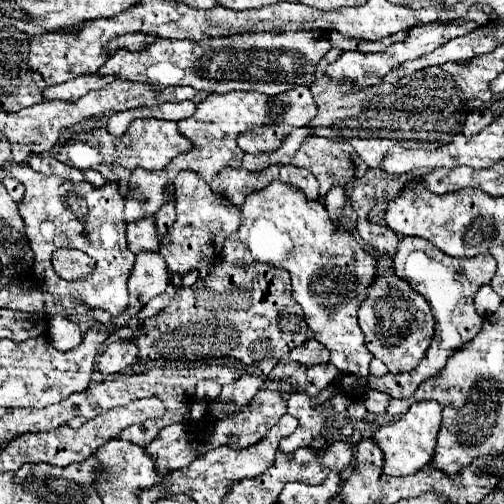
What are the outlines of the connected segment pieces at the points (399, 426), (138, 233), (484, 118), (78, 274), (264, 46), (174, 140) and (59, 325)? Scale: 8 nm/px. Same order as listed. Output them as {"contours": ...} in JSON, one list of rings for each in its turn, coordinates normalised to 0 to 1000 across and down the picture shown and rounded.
{"contours":[[[[841,794],[841,798],[821,802],[794,833],[758,845],[746,857],[742,873],[750,877],[750,885],[762,897],[766,940],[810,944],[810,940],[821,940],[825,933],[841,929],[845,921],[853,921],[857,901],[861,901],[861,885],[865,885],[865,861],[873,853],[873,837],[877,837],[877,806],[869,798]]],[[[286,429],[262,444],[254,444],[254,492],[274,504],[274,500],[313,500],[317,476],[310,464],[310,437],[306,429]]],[[[976,214],[956,218],[956,222],[937,222],[937,226],[929,226],[925,246],[921,246],[921,266],[925,266],[925,270],[948,266],[960,250],[968,250],[968,242],[976,242],[976,234],[984,234],[984,226],[976,222]]],[[[119,492],[103,504],[103,524],[107,524],[115,548],[127,556],[163,556],[187,532],[187,516],[179,508],[171,508],[167,500],[127,496],[127,492]]],[[[643,63],[472,67],[460,75],[409,75],[409,83],[341,83],[313,75],[282,103],[234,99],[214,115],[194,147],[167,147],[127,167],[95,171],[87,179],[87,194],[151,202],[179,179],[218,167],[226,155],[290,163],[298,171],[381,171],[397,183],[444,187],[460,179],[504,179],[528,190],[552,190],[587,171],[615,171],[631,123],[655,95],[659,91]]],[[[298,234],[298,238],[266,238],[246,270],[222,270],[210,262],[210,254],[187,258],[179,266],[155,266],[147,278],[119,290],[119,302],[111,313],[127,321],[131,329],[155,333],[159,341],[171,341],[179,333],[198,341],[218,361],[230,361],[242,393],[250,393],[262,337],[270,333],[286,333],[302,341],[325,337],[345,310],[373,302],[373,298],[381,298],[381,282],[353,262],[349,242]]],[[[107,627],[95,643],[95,675],[107,690],[127,698],[127,694],[151,690],[163,679],[163,659],[159,659],[155,643],[143,639],[139,631]]]]}

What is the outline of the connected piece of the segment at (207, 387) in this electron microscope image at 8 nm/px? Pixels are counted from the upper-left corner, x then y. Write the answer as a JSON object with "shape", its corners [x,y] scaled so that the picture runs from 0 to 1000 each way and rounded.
{"shape":[[[397,754],[389,766],[389,794],[421,798],[437,782],[437,762],[425,754]]]}

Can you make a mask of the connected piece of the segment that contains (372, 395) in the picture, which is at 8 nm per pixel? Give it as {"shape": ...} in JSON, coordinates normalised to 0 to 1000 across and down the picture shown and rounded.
{"shape":[[[746,774],[726,778],[722,802],[726,802],[730,817],[742,817],[742,821],[758,825],[766,817],[766,810],[770,810],[770,798],[774,798],[774,786],[762,782],[762,778],[746,778]]]}

